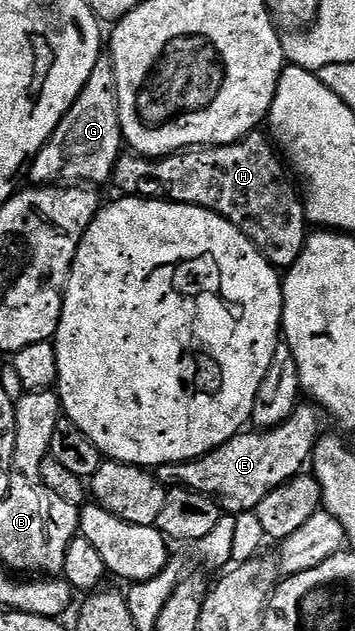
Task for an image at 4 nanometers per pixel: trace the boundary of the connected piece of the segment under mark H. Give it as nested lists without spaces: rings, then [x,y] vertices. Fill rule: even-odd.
[[[250,134],[233,144],[198,146],[160,158],[122,154],[117,157],[111,180],[112,183],[117,183],[117,188],[121,191],[118,193],[125,196],[164,197],[174,204],[191,203],[199,208],[206,208],[208,212],[218,212],[225,220],[231,221],[240,232],[247,234],[249,239],[264,252],[274,268],[288,270],[293,267],[299,254],[303,254],[303,246],[307,239],[305,201],[294,173],[287,167],[286,161],[272,139],[268,135],[257,135]]]

